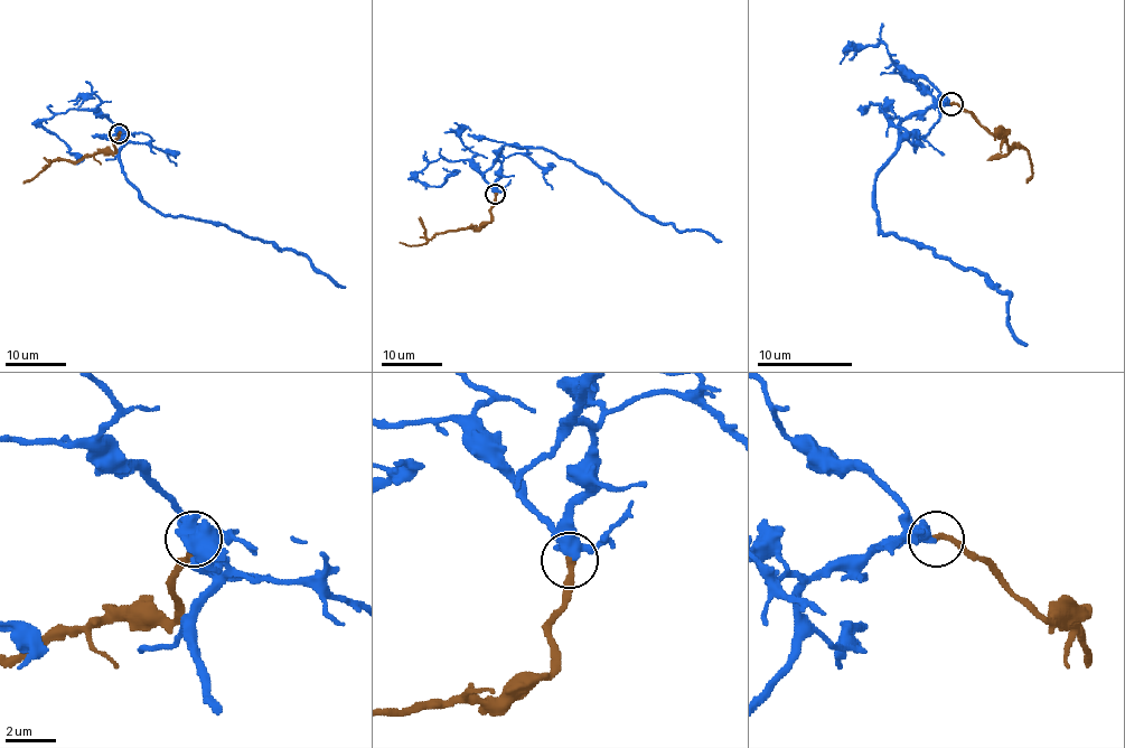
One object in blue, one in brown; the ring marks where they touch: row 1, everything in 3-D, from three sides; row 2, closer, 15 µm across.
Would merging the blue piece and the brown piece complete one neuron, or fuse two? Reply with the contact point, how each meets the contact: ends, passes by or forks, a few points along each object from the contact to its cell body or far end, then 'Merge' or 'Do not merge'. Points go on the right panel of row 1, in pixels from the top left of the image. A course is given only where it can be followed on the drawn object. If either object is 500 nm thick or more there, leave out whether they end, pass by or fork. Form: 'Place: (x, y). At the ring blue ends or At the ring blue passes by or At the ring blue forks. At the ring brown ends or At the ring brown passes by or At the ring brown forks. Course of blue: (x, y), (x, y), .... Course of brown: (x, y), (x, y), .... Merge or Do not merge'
Place: (952, 104). Course of blue: (952, 104), (900, 125), (900, 150), (875, 178), (878, 228), (981, 271), (1009, 295), (1009, 328), (1025, 345). Course of brown: (952, 104), (966, 110), (995, 133), (1004, 136), (1009, 148), (1021, 145), (1030, 157), (1033, 171), (1025, 183). Merge

